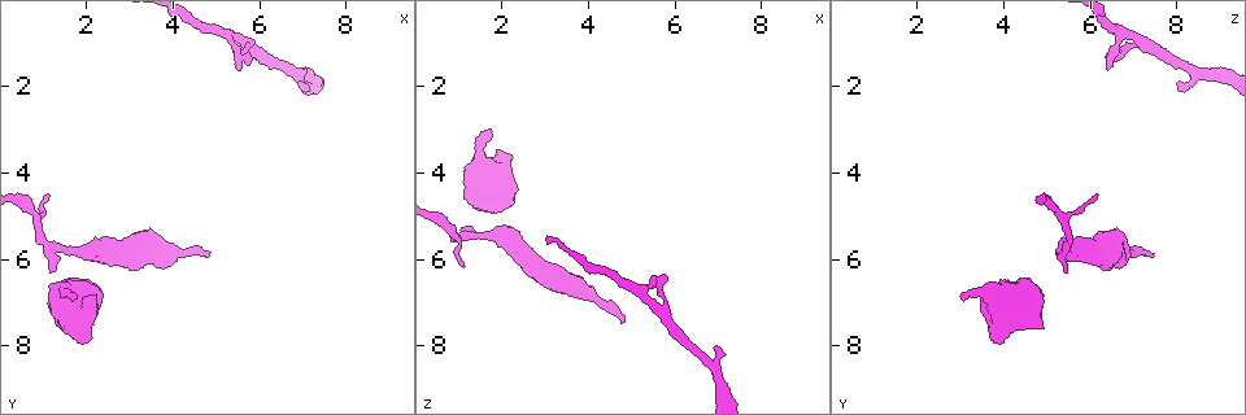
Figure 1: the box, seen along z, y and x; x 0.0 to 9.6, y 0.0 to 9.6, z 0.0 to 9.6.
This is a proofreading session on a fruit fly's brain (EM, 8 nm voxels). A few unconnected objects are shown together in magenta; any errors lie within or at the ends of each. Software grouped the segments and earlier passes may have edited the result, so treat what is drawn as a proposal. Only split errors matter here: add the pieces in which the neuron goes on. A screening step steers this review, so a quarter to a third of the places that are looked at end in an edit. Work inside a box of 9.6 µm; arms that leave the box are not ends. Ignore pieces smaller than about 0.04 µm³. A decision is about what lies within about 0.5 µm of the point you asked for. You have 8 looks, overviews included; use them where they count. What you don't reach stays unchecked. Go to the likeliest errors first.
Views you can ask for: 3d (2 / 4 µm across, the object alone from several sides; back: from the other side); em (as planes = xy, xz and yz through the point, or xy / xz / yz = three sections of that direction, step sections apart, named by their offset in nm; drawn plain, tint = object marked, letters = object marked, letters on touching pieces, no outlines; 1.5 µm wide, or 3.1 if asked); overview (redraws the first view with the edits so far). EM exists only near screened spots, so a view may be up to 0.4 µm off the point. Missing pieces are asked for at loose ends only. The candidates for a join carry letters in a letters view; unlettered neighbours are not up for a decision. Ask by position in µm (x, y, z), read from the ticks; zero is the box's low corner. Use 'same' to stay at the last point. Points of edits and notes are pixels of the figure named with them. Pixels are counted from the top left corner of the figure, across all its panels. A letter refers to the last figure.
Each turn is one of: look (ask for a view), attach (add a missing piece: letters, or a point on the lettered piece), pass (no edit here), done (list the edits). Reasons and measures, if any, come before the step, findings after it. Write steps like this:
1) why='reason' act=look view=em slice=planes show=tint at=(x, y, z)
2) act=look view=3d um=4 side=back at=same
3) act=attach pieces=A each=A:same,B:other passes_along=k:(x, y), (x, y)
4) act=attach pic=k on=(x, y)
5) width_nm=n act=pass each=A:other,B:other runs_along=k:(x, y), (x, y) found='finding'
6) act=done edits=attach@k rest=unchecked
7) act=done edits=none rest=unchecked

why='branch stops here' act=look view=3d um=4 at=(6.85, 2.00, 8.10)

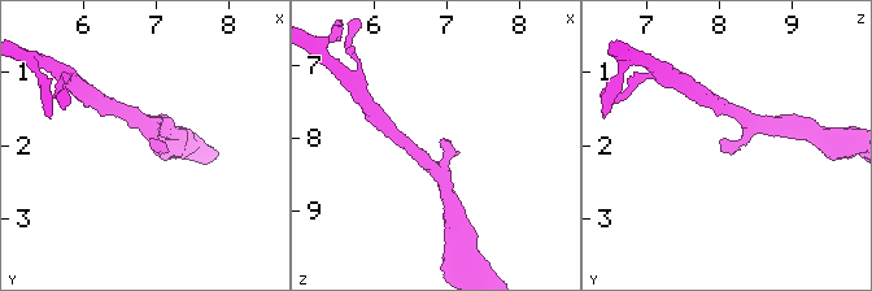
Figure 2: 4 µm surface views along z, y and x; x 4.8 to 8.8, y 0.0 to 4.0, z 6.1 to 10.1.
why='now the EM' act=look view=em slice=yz step=8 show=tint at=(6.90, 1.95, 8.05)

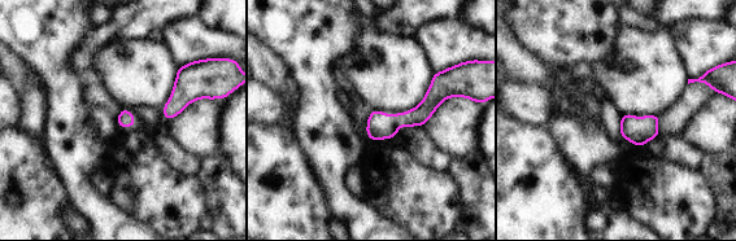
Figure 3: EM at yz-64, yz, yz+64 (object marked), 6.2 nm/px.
why='cut it another way' act=look view=em slice=planes show=letters at=same

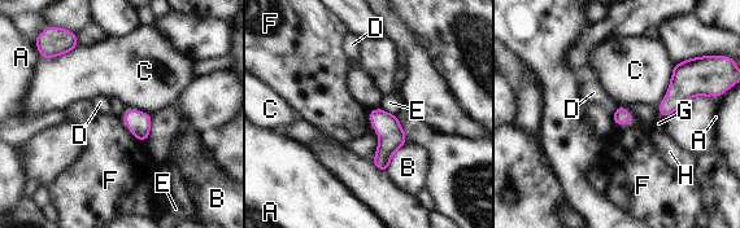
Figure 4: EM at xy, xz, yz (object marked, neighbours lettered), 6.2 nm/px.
width_nm=110 longest_contact=C:300nm act=pass each=A:other,B:other,C:other,D:other,E:other,F:other,G:other,H:other found='none of them fits'

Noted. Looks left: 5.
why='branch stops here' act=look view=em slice=planes show=plain at=(4.85, 5.90, 7.45)

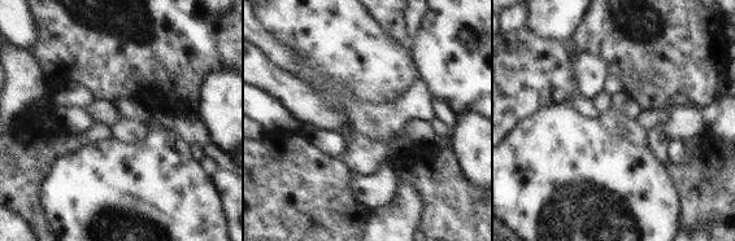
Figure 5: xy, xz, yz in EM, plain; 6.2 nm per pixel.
why='see the neighbours' act=look view=em slice=planes show=letters at=same

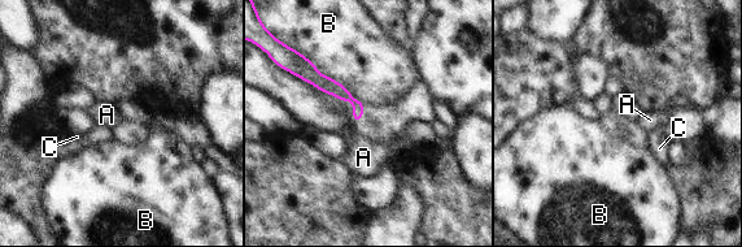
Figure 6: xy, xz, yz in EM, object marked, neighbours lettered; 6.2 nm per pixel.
act=pass each=A:other,B:other,C:other found='none of them fits'

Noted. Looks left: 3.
act=look view=3d um=4 at=(2.10, 7.85, 3.85)

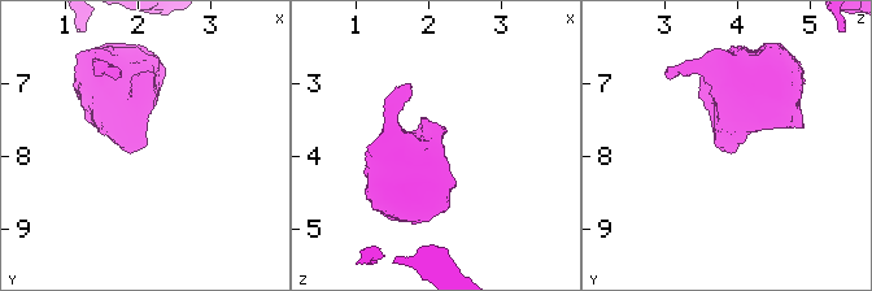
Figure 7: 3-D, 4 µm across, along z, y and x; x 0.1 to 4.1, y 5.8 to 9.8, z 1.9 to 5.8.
act=look view=em um=3.1 slice=planes show=letters at=(2.10, 7.80, 3.85)

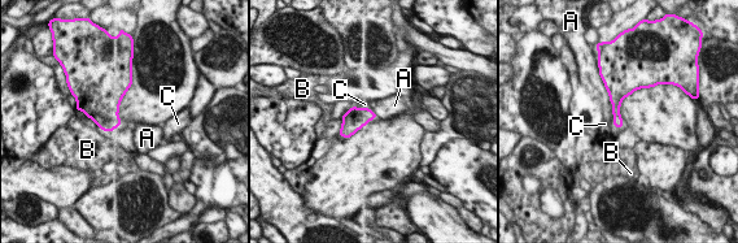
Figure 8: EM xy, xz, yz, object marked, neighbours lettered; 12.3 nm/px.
longest_contact=A:650nm act=pass each=A:other,B:other,C:other border=8:(602, 79), (618, 127) found='none of them fits'

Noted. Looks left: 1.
act=done edits=none rest=unchecked

